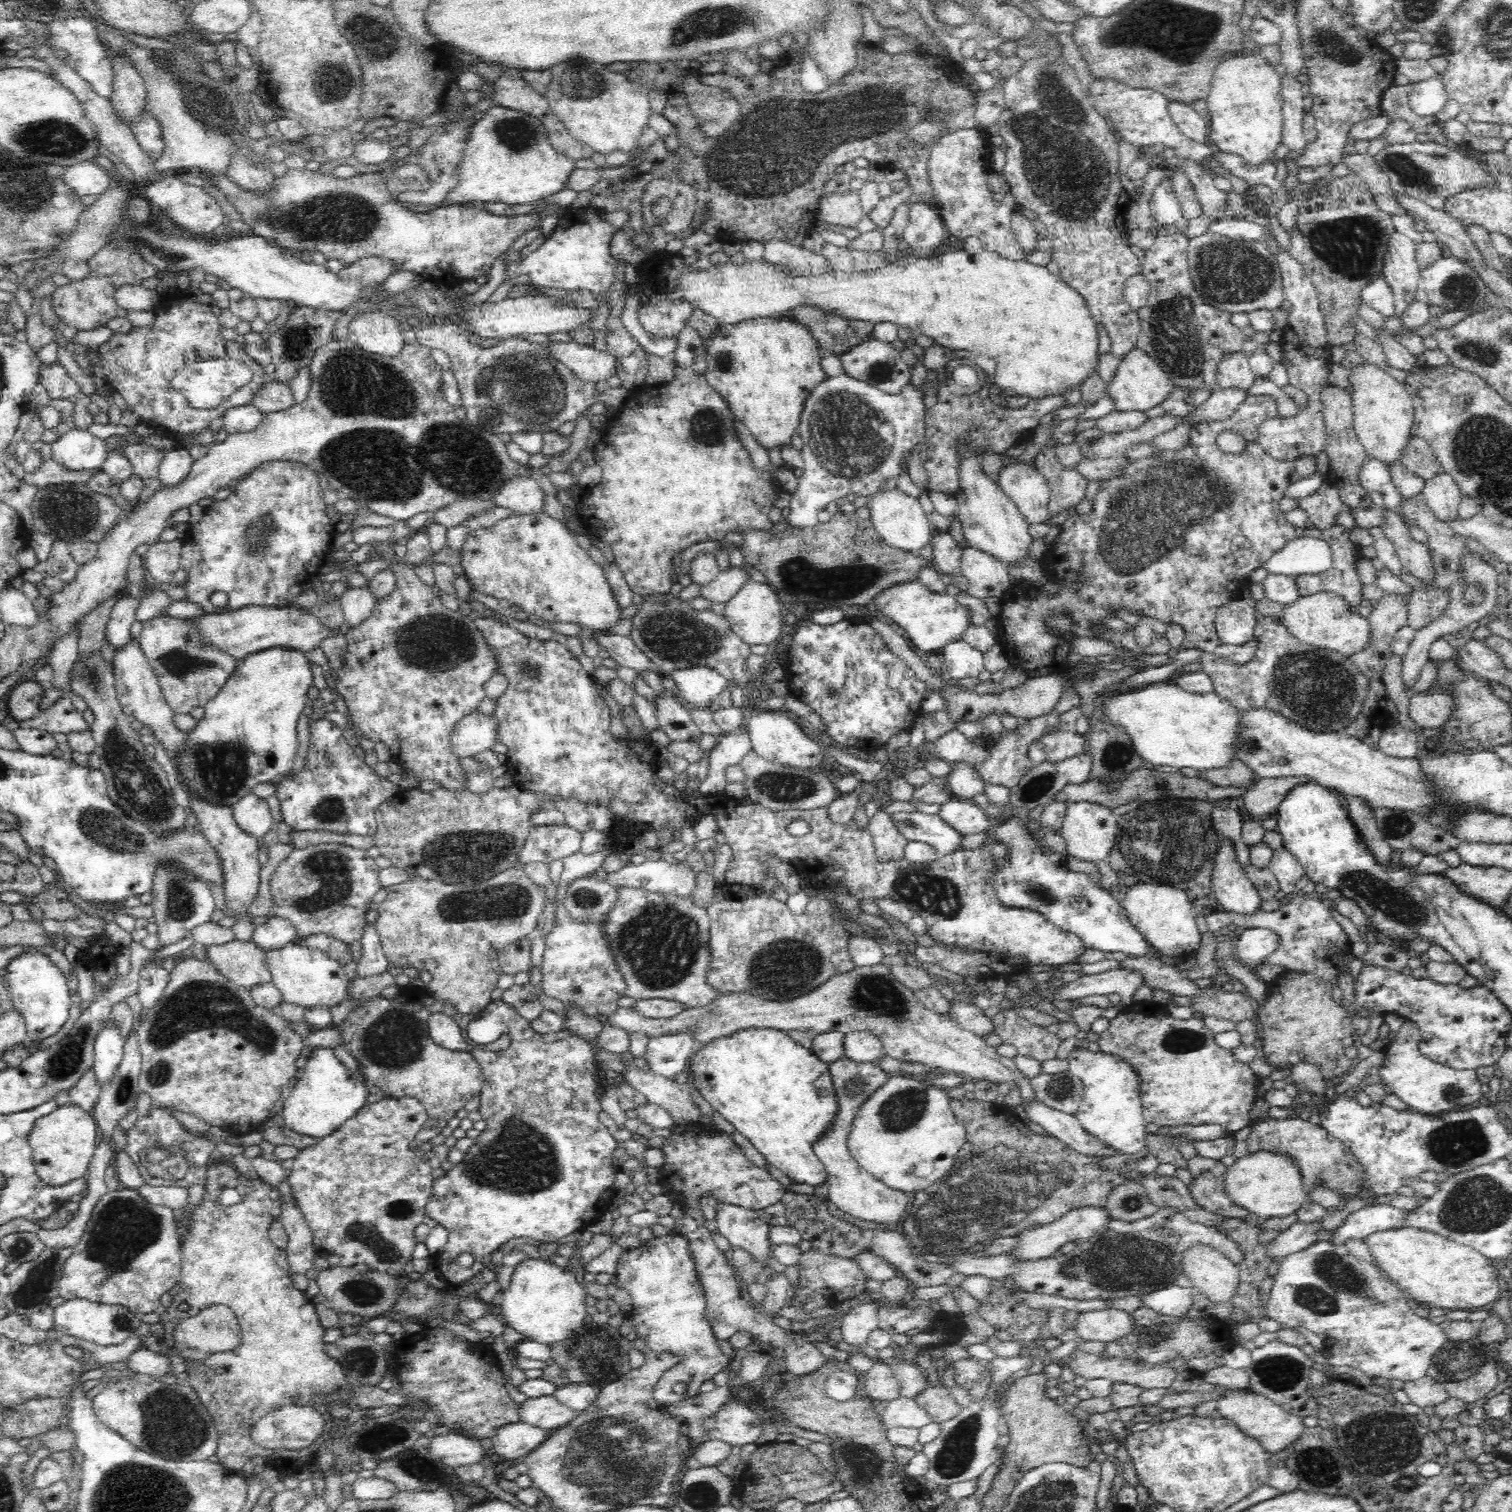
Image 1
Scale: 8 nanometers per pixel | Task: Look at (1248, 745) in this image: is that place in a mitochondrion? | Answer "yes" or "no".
yes

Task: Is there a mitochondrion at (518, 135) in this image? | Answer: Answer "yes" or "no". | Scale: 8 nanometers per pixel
yes

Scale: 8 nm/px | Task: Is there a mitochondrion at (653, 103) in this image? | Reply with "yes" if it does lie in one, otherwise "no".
no

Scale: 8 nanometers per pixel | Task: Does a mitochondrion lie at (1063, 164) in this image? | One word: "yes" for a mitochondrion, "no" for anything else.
yes

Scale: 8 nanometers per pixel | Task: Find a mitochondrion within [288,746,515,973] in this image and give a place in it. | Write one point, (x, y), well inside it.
(333, 868)

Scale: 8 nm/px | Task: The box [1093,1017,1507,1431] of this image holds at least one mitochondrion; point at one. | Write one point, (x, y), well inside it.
(1334, 1276)

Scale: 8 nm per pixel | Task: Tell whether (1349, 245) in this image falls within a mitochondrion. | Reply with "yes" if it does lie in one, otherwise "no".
yes

